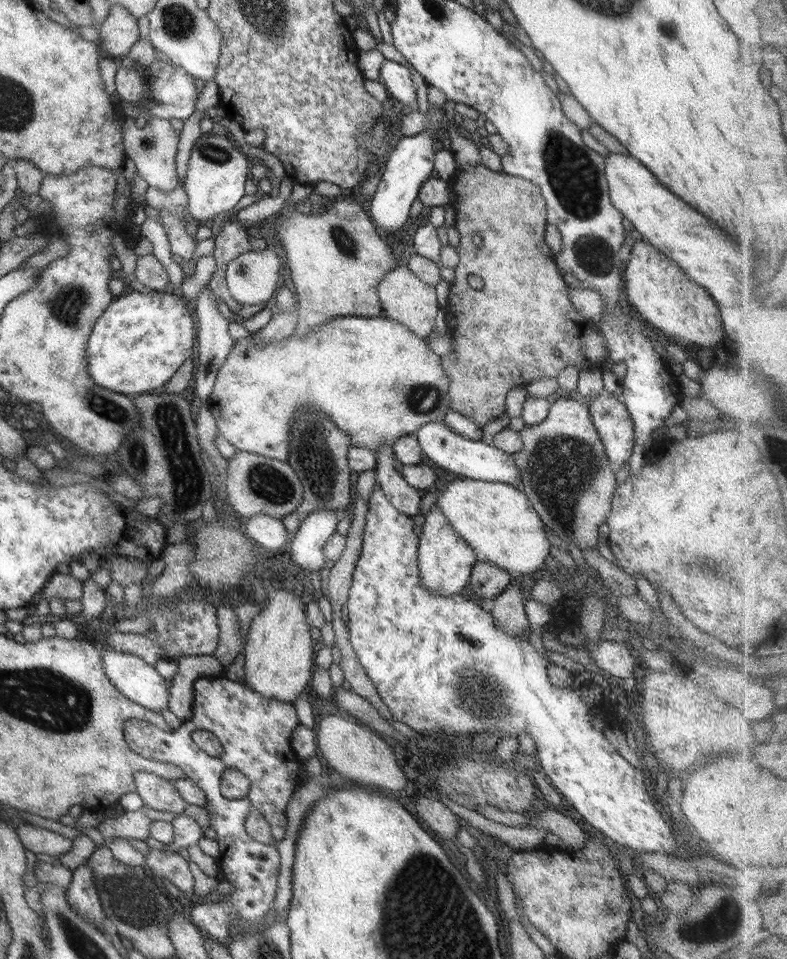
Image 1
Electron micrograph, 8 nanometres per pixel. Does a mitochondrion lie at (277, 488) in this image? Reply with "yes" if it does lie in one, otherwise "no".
yes

